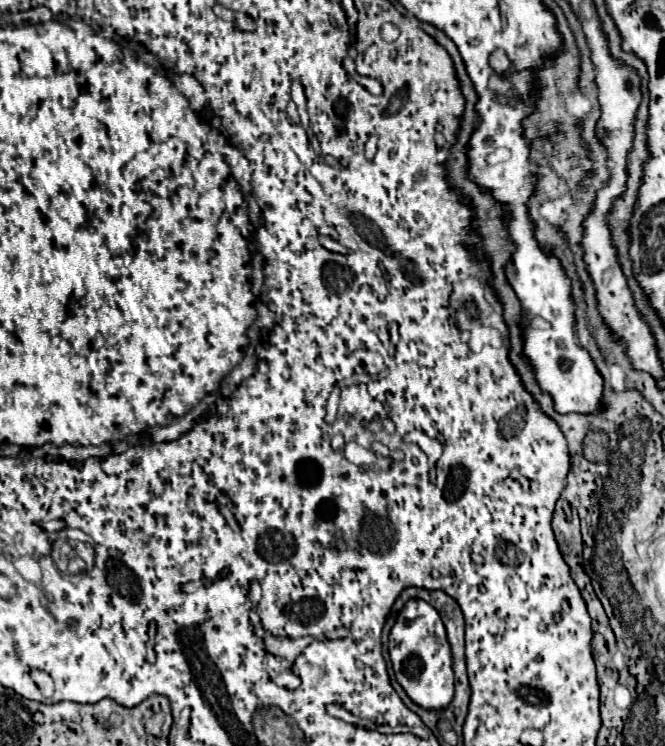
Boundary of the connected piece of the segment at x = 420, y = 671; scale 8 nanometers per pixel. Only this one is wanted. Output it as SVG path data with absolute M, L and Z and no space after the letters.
M408 599L388 637L388 651L396 679L408 697L424 709L444 709L452 701L454 693L452 651L446 635L442 635L438 629L444 629L444 625L436 609L422 599Z

